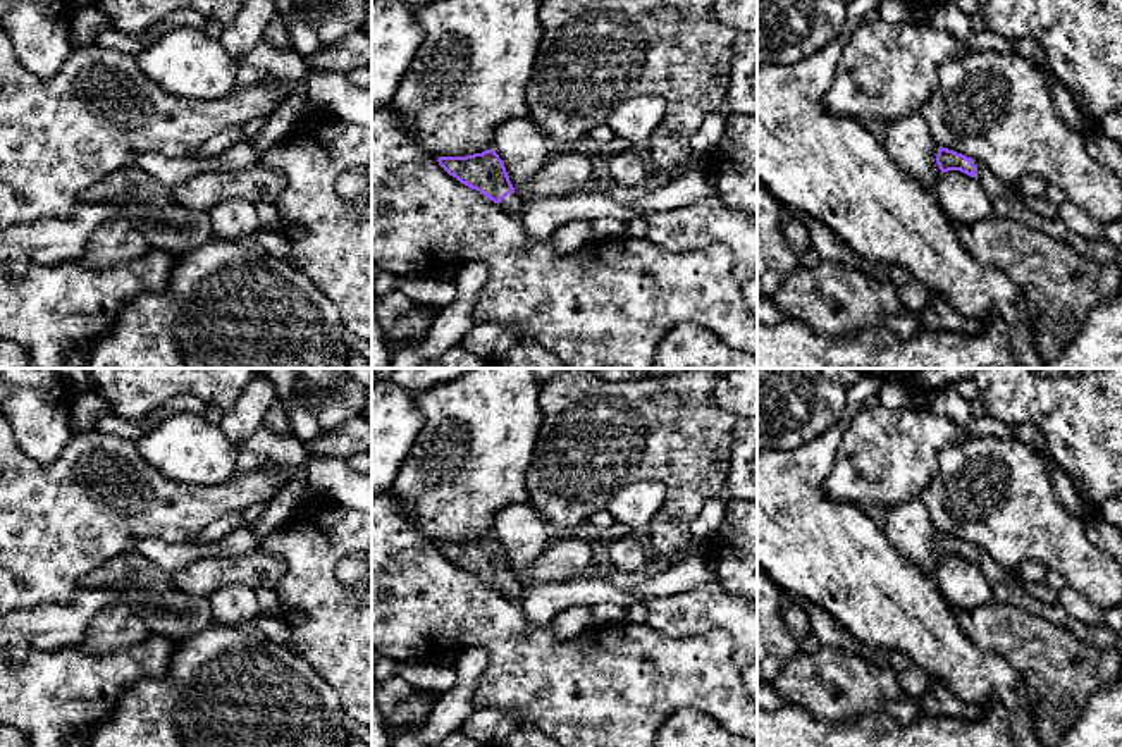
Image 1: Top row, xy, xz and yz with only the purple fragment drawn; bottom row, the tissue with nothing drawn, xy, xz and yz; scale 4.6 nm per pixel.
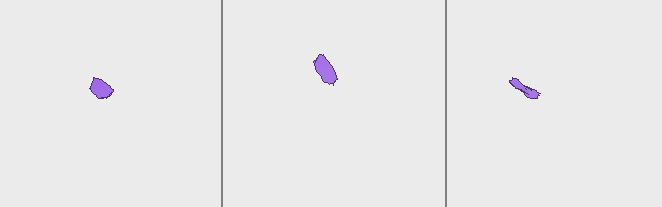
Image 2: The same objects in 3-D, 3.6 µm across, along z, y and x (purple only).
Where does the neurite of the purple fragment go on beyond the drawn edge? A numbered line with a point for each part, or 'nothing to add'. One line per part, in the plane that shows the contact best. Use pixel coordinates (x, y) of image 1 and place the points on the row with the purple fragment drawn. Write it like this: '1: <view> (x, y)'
1: yz (1005, 202)

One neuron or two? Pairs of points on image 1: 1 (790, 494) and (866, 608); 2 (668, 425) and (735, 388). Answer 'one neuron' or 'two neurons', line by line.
1: one neuron
2: two neurons

